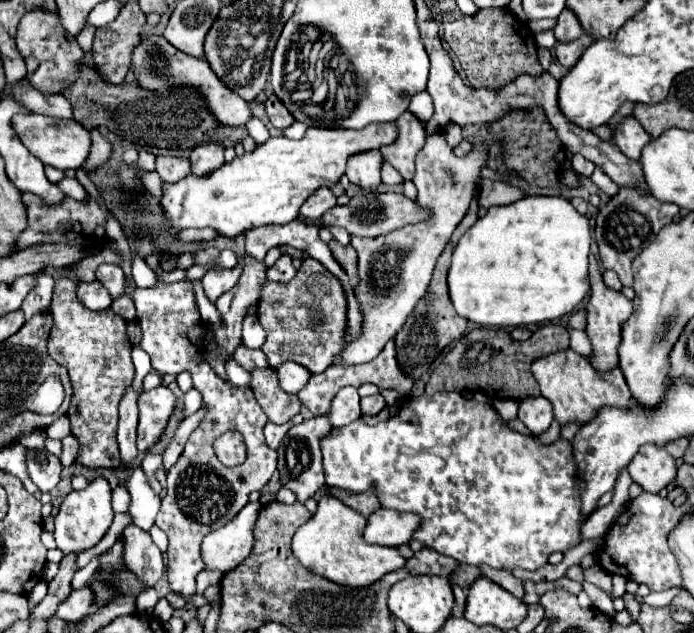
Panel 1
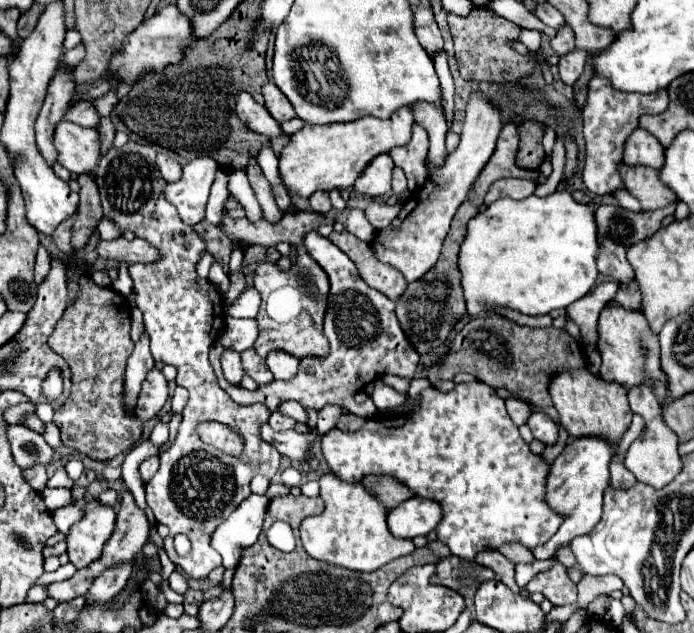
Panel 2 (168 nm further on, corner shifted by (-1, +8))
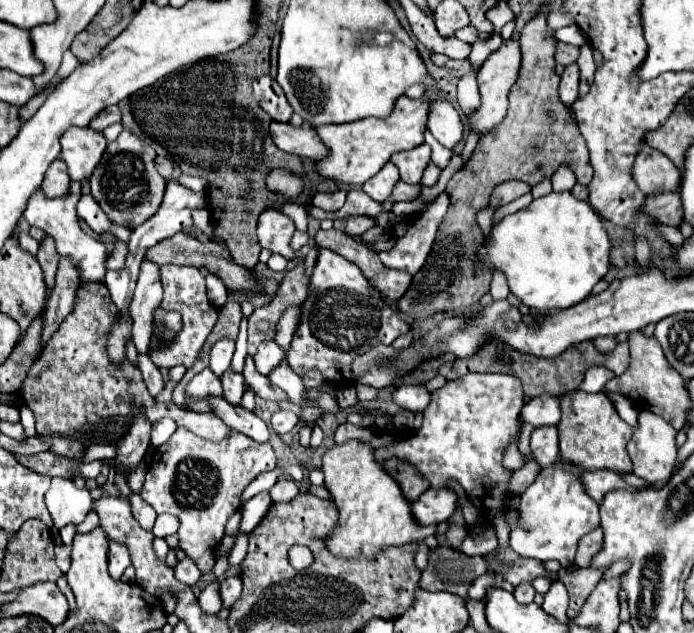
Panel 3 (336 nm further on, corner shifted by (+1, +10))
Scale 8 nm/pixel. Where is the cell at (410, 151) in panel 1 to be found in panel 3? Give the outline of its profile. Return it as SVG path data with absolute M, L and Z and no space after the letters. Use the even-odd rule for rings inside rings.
M422 144L408 152L398 152L390 160L400 170L400 178L408 184L418 184L422 180L422 174L426 166L430 164L430 146Z

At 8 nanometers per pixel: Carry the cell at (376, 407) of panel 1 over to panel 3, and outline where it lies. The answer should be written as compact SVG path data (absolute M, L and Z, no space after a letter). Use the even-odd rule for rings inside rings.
M400 386L394 392L394 402L410 412L424 412L430 402L430 392L424 386Z

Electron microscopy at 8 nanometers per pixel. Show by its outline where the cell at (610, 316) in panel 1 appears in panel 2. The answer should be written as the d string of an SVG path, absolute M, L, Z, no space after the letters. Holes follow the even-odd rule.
M608 302L598 320L598 350L602 354L600 376L604 380L620 382L624 388L632 388L644 380L644 376L652 378L656 384L656 396L662 400L666 396L666 378L660 368L660 346L658 336L650 332L648 322L642 312L630 312L628 308L618 308L618 304ZM642 348L648 350L648 358L642 356Z

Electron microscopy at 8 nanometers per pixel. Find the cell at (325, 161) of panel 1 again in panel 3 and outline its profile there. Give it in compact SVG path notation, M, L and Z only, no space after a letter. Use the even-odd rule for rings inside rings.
M436 92L422 94L416 100L408 96L400 96L400 100L396 102L388 118L364 118L364 120L356 120L350 124L318 126L316 128L318 136L330 148L330 156L316 162L320 176L332 178L332 180L338 180L350 186L358 186L358 184L364 184L368 178L376 176L380 168L390 160L392 154L402 152L402 150L412 150L424 144L428 112L436 98L438 98Z

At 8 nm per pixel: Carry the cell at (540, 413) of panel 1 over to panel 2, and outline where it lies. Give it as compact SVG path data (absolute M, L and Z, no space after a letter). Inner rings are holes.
M532 412L528 418L528 426L534 434L534 438L542 440L544 444L554 444L558 438L558 428L552 422L552 418L544 412Z

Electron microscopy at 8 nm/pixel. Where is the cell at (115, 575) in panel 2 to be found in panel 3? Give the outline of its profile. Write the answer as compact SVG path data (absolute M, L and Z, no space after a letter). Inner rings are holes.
M110 542L108 546L108 564L110 564L110 576L114 580L120 580L122 572L130 566L130 554L124 544Z

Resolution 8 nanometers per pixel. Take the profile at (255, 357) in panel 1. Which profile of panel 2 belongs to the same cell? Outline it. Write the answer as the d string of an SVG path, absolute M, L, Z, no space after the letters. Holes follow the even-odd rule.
M254 348L242 352L242 366L256 380L256 384L268 384L274 380L272 372L266 368L264 358L258 356L258 352L254 352Z

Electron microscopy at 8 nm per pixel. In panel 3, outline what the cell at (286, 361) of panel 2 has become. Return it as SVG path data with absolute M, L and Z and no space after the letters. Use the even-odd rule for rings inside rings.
M262 342L256 350L256 356L254 356L256 370L260 374L268 374L272 368L276 368L280 364L282 356L284 356L284 352L276 342Z

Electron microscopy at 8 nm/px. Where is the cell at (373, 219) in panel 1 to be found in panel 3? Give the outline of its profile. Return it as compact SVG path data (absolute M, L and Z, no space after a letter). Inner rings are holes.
M350 216L350 218L346 220L344 232L346 232L348 236L360 236L360 234L364 234L368 228L372 228L372 226L374 226L374 220L368 218L368 216Z

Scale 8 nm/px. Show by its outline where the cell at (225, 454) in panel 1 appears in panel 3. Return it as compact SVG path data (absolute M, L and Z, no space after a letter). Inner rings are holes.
M88 284L88 286L80 286L80 294L76 294L76 306L72 310L72 314L68 314L68 318L64 318L64 322L60 324L58 332L54 334L54 338L48 342L48 346L42 350L42 354L38 356L38 360L32 364L32 368L28 370L28 376L26 376L26 382L22 384L18 396L20 400L24 402L24 406L28 406L32 412L34 412L34 418L36 418L36 432L38 436L68 436L72 440L86 440L88 436L82 436L82 434L76 434L76 430L88 422L100 422L100 420L106 420L110 416L116 416L116 422L106 430L114 430L114 428L120 428L124 418L132 412L136 414L138 410L144 410L148 420L150 422L156 422L164 416L172 418L178 426L184 426L188 428L190 432L194 432L196 436L200 438L206 438L206 440L224 440L228 434L230 434L230 428L224 426L224 422L216 416L212 416L210 412L186 412L182 410L180 406L176 406L174 402L172 404L158 404L156 398L152 398L148 394L148 388L144 386L144 380L142 380L142 374L136 366L132 366L128 360L122 362L120 366L112 366L108 362L108 356L106 356L106 338L108 338L108 332L110 332L110 326L114 322L114 316L116 316L116 306L112 304L110 296L108 296L108 290L104 284Z

